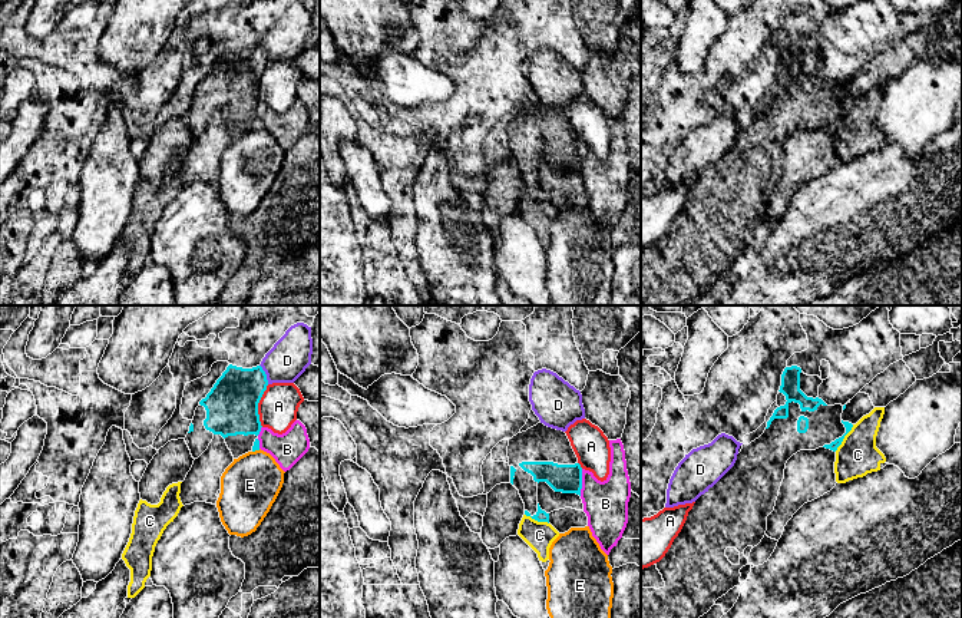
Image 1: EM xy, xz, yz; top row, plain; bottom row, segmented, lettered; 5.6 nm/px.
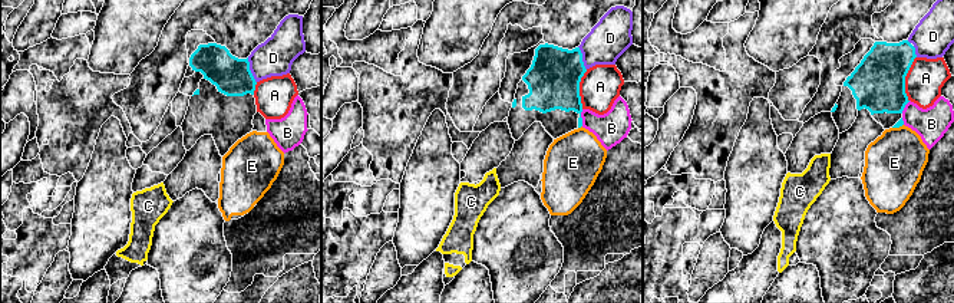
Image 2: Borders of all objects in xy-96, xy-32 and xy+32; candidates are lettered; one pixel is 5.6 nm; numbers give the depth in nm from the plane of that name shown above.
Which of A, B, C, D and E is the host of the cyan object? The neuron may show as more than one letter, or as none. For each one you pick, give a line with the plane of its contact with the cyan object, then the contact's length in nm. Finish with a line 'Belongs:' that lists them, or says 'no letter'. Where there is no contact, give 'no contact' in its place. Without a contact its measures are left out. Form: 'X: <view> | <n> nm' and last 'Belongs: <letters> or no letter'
Belongs: no letter

